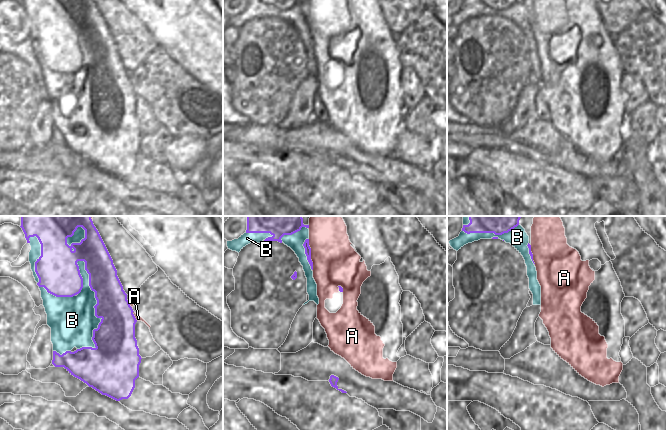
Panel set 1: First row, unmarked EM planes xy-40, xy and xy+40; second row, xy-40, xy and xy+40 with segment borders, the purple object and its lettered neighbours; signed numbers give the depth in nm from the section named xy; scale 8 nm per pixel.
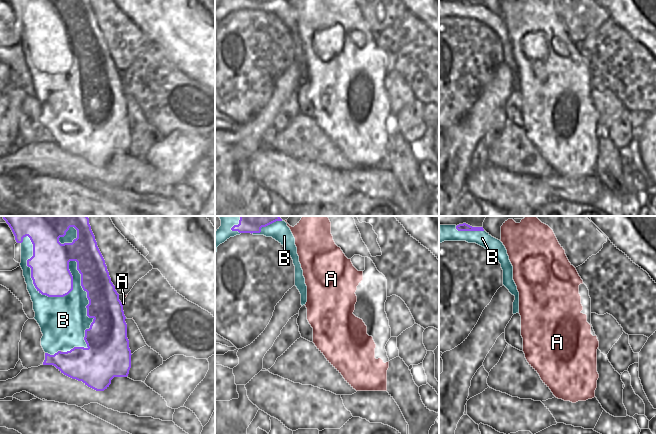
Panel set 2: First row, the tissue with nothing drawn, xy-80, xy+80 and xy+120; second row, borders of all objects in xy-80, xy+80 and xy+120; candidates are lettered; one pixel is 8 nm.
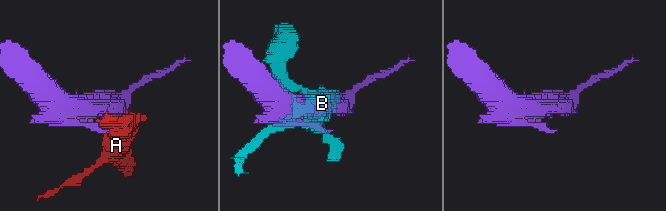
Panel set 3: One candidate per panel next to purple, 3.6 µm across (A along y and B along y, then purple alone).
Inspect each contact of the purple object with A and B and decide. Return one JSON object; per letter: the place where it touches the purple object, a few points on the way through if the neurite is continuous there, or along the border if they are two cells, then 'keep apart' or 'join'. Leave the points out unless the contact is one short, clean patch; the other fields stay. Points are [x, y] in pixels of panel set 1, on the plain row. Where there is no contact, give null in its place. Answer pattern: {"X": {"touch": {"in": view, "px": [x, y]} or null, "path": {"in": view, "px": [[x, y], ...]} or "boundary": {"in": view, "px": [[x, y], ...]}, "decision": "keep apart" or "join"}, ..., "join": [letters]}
{"A": {"touch": {"in": "xy", "px": [310, 31]}, "decision": "join"}, "B": {"touch": {"in": "xy-40", "px": [95, 89]}, "decision": "keep apart"}, "join": ["A"]}

